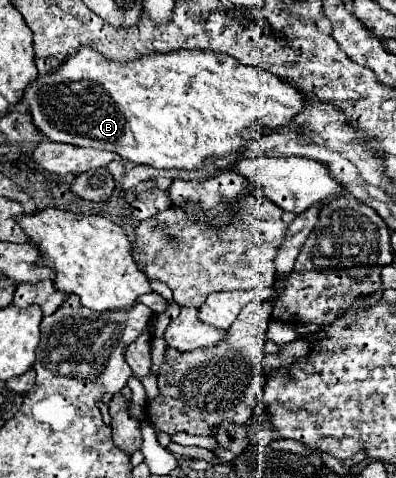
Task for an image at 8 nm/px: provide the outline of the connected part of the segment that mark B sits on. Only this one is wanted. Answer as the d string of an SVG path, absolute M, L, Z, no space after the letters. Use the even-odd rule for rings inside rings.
M82 46L72 58L64 60L58 70L42 74L36 80L32 80L28 84L28 88L24 90L22 100L28 104L28 112L32 114L34 126L46 138L50 138L52 142L74 144L74 146L82 146L82 148L92 146L92 148L98 148L98 150L110 150L110 152L120 154L124 160L130 160L132 164L148 164L148 166L154 166L154 168L184 168L184 170L200 168L210 156L224 156L224 154L230 154L230 152L244 150L244 144L248 144L250 138L238 136L238 132L242 128L248 128L252 124L266 124L270 130L278 130L280 124L292 122L292 118L304 108L304 98L302 98L300 90L294 88L290 82L284 82L282 78L278 78L278 76L274 76L274 74L270 74L262 68L244 66L244 64L236 62L232 56L216 54L212 50L198 50L198 48L196 50L174 50L174 52L168 52L168 54L150 52L146 56L140 56L136 60L132 60L132 62L120 64L120 62L112 62L112 60L104 58L100 52L92 50L90 46Z

